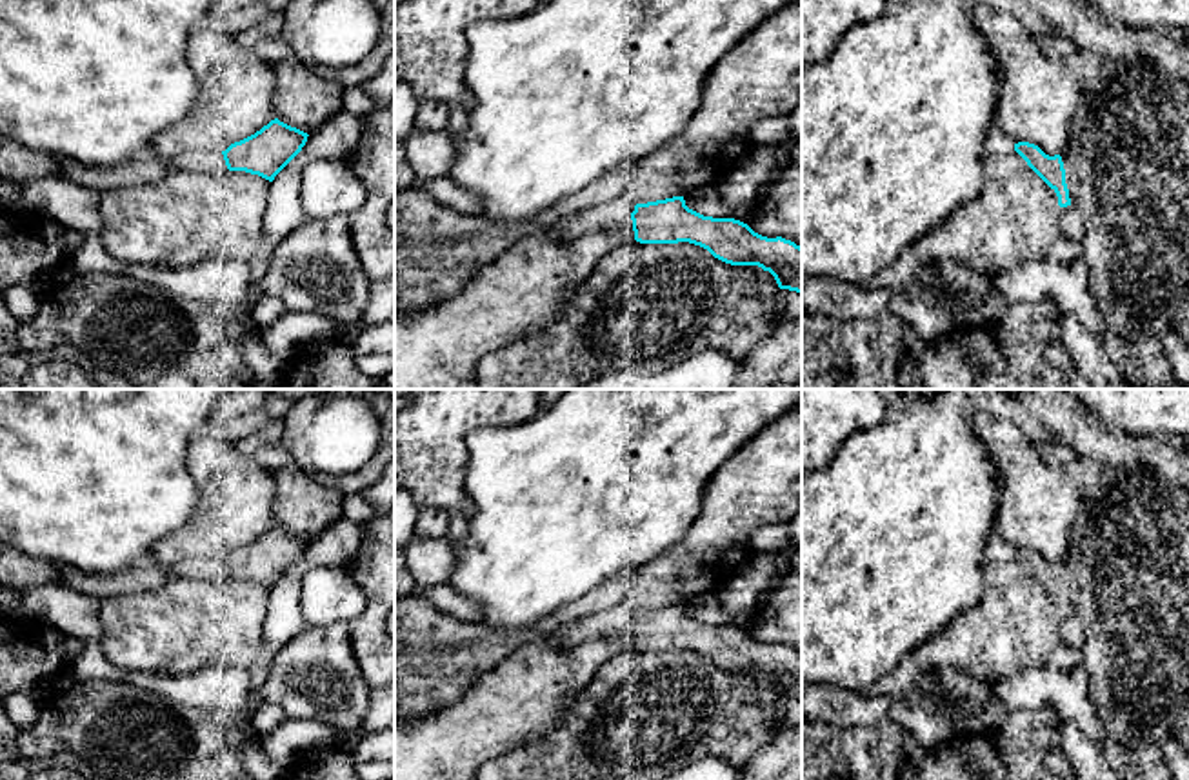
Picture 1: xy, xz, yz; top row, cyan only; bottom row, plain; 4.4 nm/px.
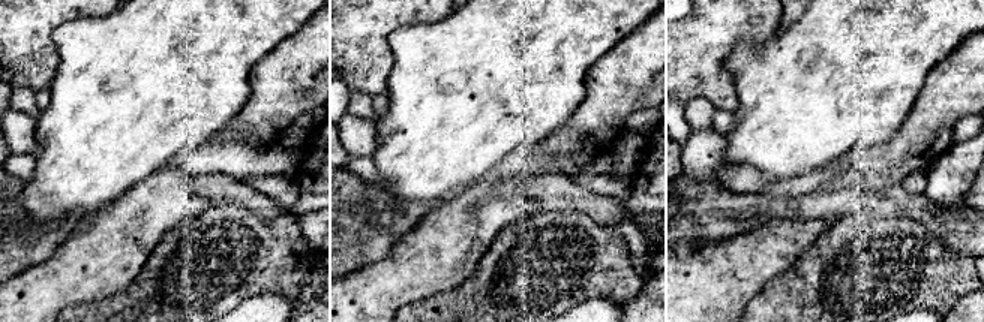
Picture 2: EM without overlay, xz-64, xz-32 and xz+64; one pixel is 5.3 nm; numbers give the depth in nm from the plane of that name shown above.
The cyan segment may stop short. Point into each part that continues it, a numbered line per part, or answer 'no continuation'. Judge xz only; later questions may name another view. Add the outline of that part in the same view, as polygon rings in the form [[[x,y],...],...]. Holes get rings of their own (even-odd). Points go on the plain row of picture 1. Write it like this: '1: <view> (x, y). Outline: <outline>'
1: xz (439, 657). Outline: [[[420,595],[395,596],[395,718],[413,720],[460,702],[475,682],[525,644],[551,640],[556,647],[569,649],[594,638],[631,638],[634,613],[620,604],[573,622],[565,629],[538,625],[500,631],[447,615]]]

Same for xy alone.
1: xy (213, 570). Outline: [[[185,558],[171,565],[175,578],[224,580],[227,576],[224,562],[218,558]]]

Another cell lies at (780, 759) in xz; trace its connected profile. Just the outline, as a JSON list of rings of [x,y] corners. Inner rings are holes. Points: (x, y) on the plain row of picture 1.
[[[802,725],[780,729],[742,767],[740,780],[802,780]]]

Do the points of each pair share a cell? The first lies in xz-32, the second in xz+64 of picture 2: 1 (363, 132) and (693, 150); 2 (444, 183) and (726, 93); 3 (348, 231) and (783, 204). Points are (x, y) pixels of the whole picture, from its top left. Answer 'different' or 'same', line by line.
1: same
2: different
3: same

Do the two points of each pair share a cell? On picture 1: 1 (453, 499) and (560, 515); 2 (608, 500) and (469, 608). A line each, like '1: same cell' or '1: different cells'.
1: different cells
2: different cells

